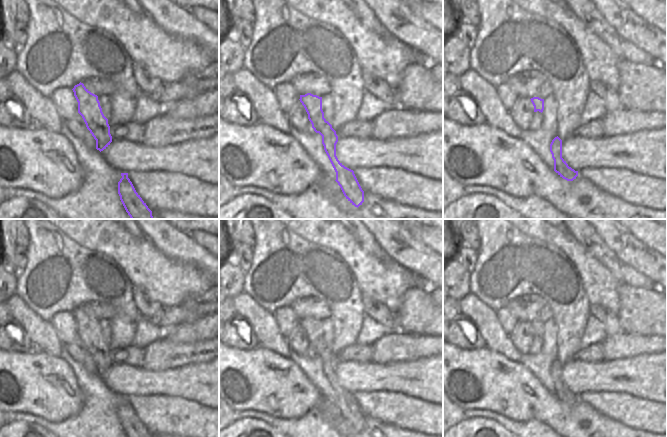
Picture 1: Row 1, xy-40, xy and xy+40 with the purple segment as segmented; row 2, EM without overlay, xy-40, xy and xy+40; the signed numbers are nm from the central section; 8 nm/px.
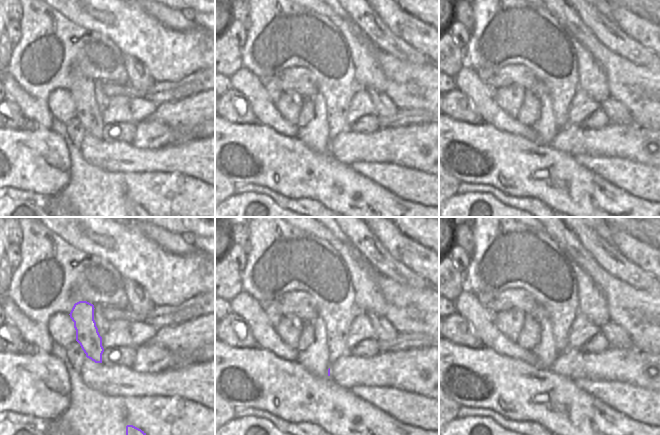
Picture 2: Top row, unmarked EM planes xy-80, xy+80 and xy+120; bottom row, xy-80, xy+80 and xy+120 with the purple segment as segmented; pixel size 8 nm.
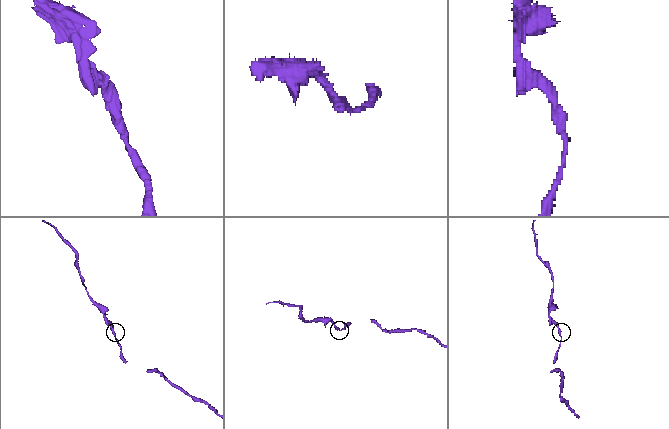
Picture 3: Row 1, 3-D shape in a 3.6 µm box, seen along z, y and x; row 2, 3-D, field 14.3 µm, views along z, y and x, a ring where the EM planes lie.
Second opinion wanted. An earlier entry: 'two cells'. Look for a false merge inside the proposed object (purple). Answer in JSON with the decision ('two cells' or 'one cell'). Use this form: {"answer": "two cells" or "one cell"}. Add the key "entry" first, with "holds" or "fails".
{"entry": "fails", "answer": "one cell"}

